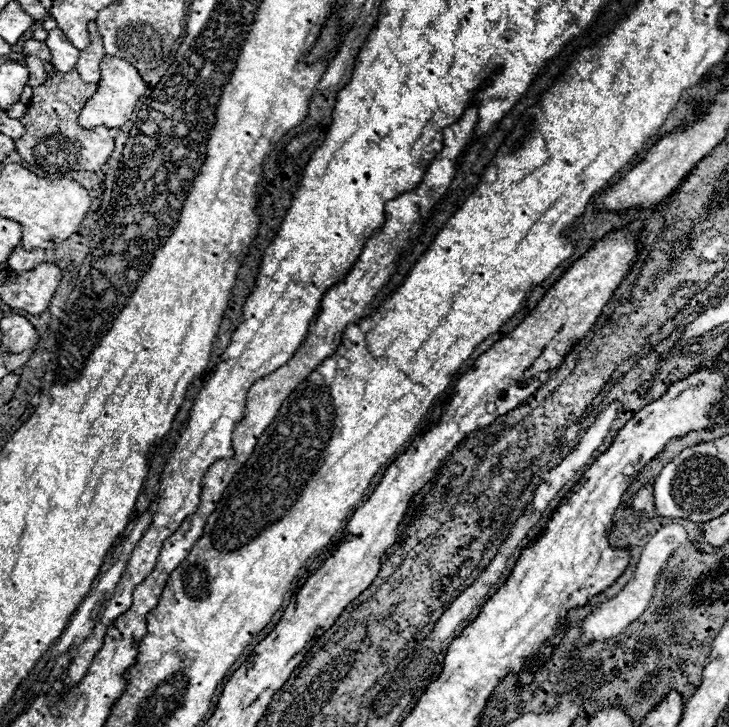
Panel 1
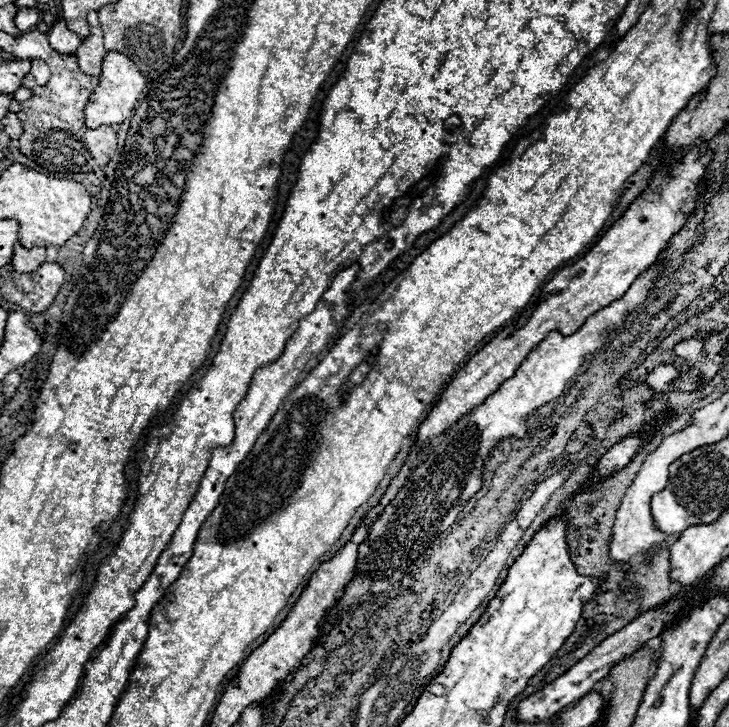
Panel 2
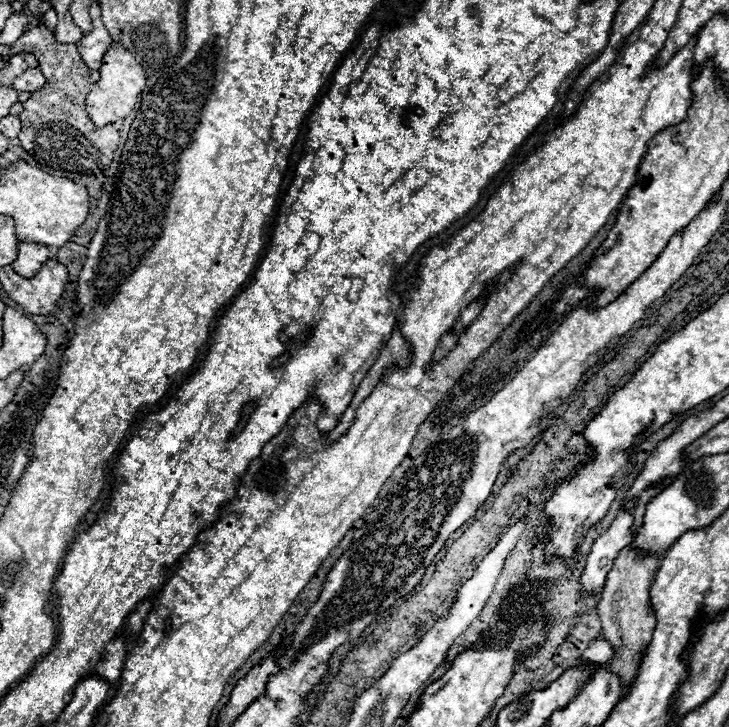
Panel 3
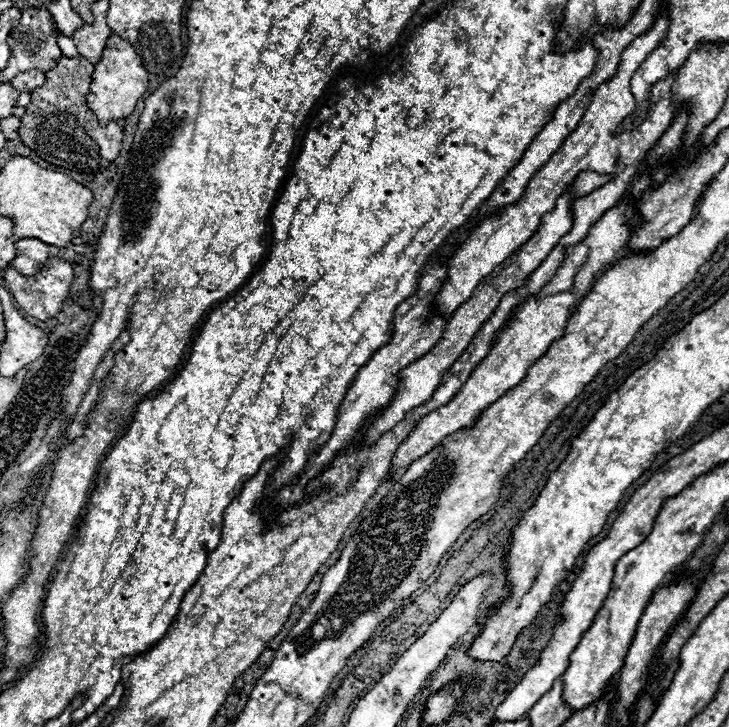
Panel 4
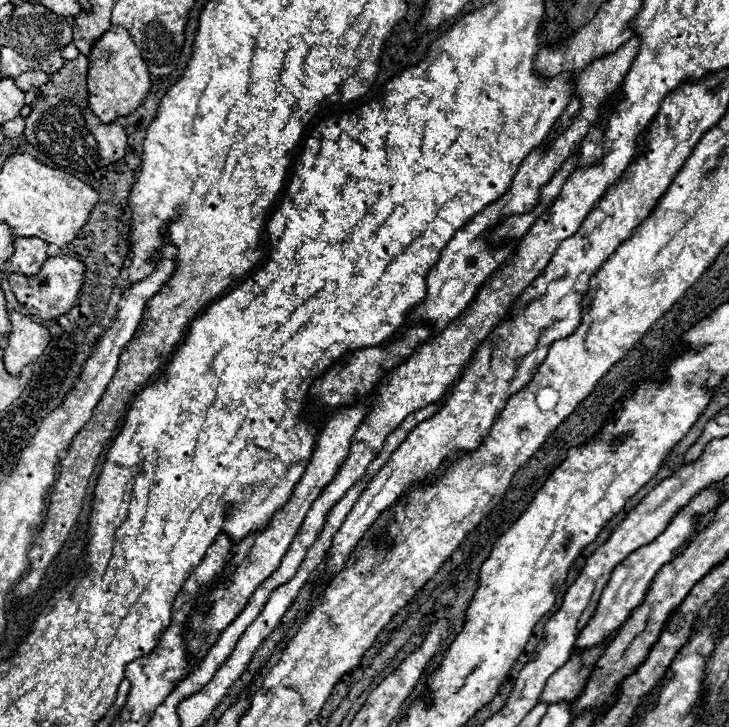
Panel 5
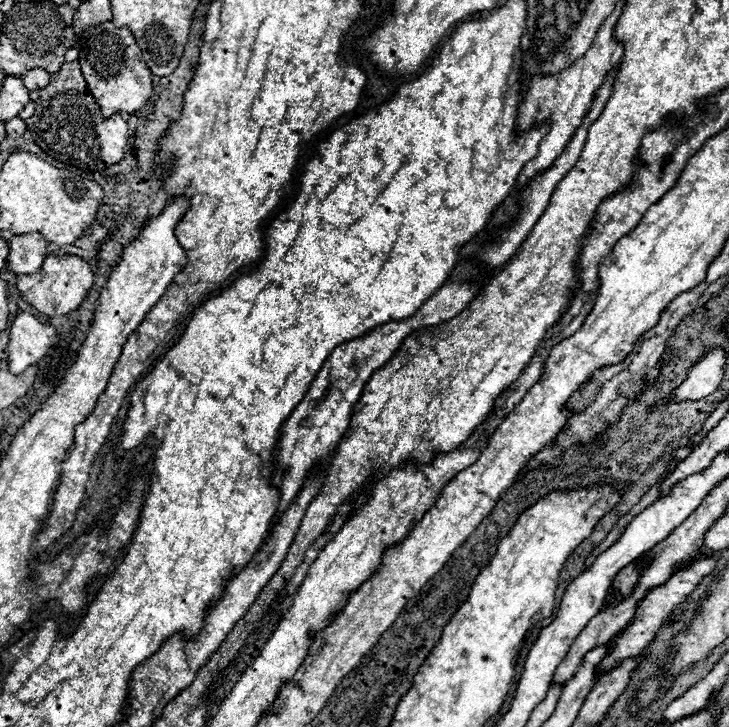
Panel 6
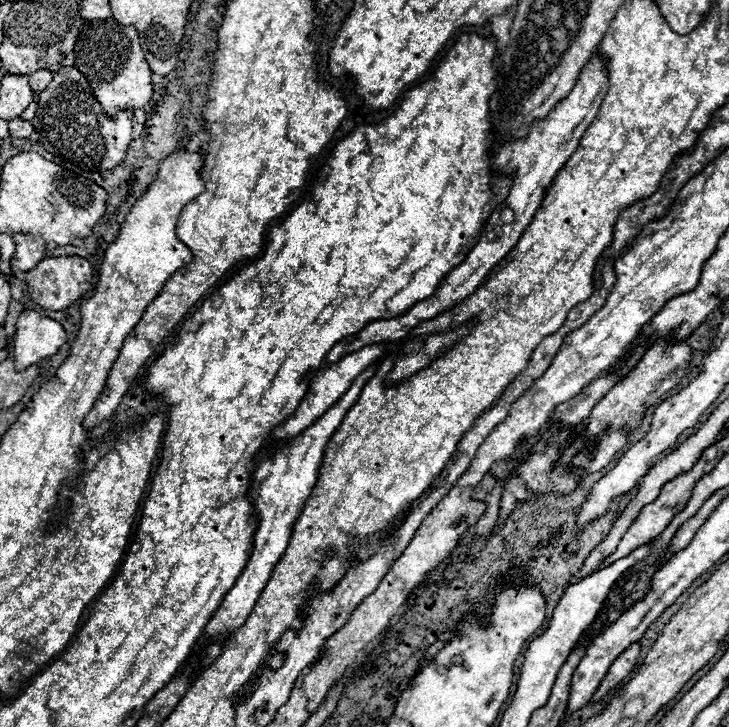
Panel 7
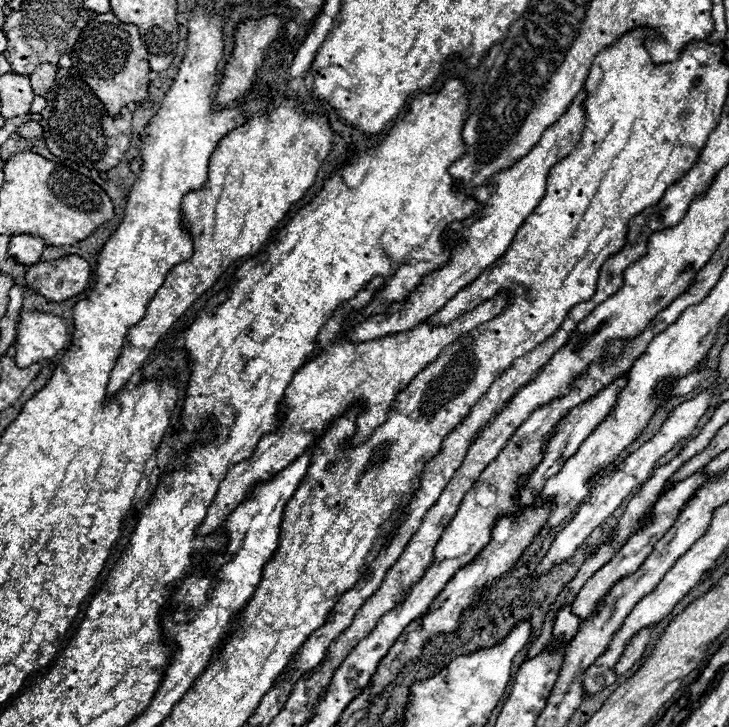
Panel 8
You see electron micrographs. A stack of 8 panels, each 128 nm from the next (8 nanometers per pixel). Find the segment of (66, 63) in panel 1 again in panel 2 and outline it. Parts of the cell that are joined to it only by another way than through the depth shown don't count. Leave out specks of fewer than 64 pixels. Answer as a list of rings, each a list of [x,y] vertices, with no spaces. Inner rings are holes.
[[[60,20],[56,26],[52,26],[52,28],[48,30],[48,40],[50,40],[52,50],[60,52],[62,56],[64,56],[64,54],[76,54],[78,46],[82,44],[80,36],[74,34],[72,30],[68,30],[66,24],[64,24],[64,20]]]

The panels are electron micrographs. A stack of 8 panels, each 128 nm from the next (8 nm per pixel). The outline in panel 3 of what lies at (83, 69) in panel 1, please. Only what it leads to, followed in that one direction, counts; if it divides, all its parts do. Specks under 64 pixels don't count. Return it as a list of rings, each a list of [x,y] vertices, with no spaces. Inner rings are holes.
[[[94,2],[94,4],[90,6],[90,18],[92,18],[92,32],[84,34],[84,38],[82,38],[80,42],[76,42],[76,48],[78,48],[84,64],[86,64],[90,70],[100,70],[102,58],[104,58],[106,50],[110,48],[112,38],[110,38],[108,30],[106,30],[104,24],[102,24],[100,4]]]

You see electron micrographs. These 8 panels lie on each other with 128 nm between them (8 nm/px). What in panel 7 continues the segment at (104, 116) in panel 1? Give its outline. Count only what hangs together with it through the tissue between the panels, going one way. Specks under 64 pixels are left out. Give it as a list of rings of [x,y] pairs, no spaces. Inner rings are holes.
[[[114,18],[90,20],[78,36],[74,56],[74,66],[88,78],[106,114],[140,108],[152,98],[152,70],[146,64],[134,26],[122,26]]]

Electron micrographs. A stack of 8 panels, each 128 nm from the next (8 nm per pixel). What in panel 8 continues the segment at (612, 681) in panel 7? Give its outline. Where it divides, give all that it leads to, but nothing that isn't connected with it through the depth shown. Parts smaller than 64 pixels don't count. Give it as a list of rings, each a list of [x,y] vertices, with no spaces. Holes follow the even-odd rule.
[[[650,626],[650,630],[640,630],[640,634],[636,634],[636,638],[632,638],[632,642],[628,642],[628,646],[624,648],[622,658],[616,662],[616,668],[614,668],[616,676],[626,674],[634,666],[634,662],[638,662],[642,658],[652,630],[654,630],[654,626]]]

